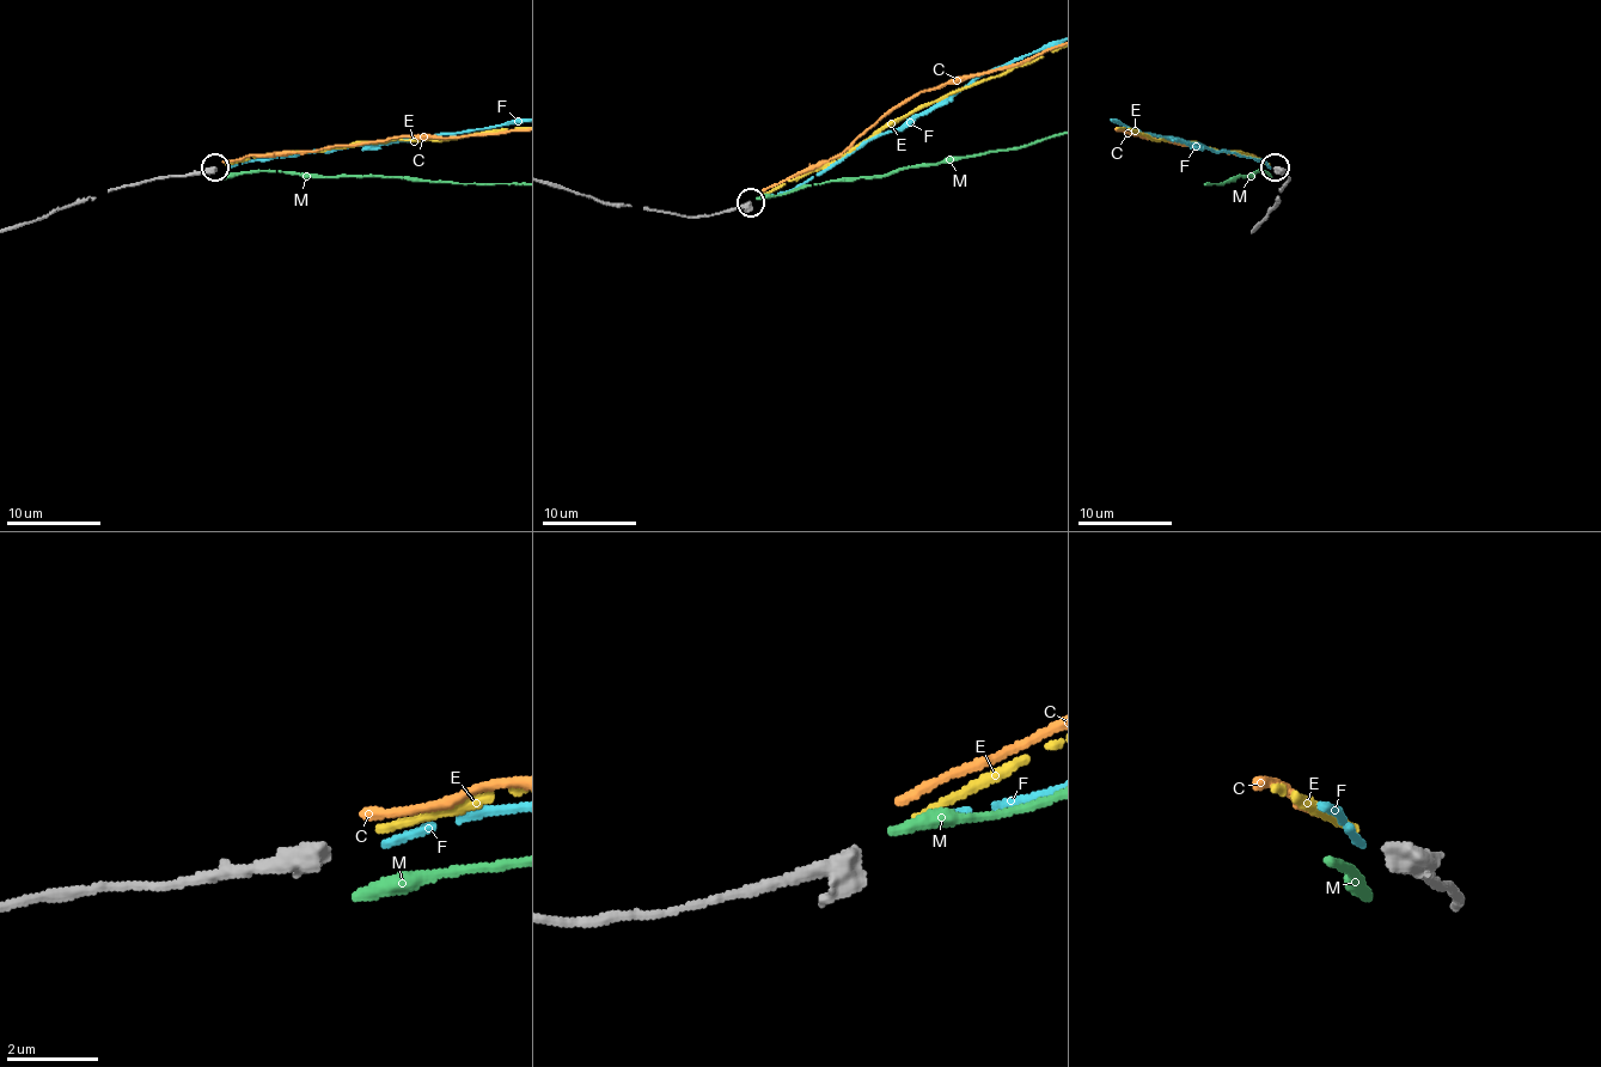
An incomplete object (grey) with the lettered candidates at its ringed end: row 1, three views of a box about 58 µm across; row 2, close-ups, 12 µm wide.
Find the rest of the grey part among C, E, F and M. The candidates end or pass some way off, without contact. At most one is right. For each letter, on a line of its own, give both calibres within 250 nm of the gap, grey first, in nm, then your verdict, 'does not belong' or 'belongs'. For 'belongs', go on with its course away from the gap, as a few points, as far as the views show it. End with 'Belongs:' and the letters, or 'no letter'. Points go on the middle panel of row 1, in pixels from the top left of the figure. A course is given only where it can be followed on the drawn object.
C: 360/200 nm | does not belong
E: 360/160 nm | does not belong
F: 360/170 nm | belongs
M: 360/320 nm | does not belong
Belongs: F

